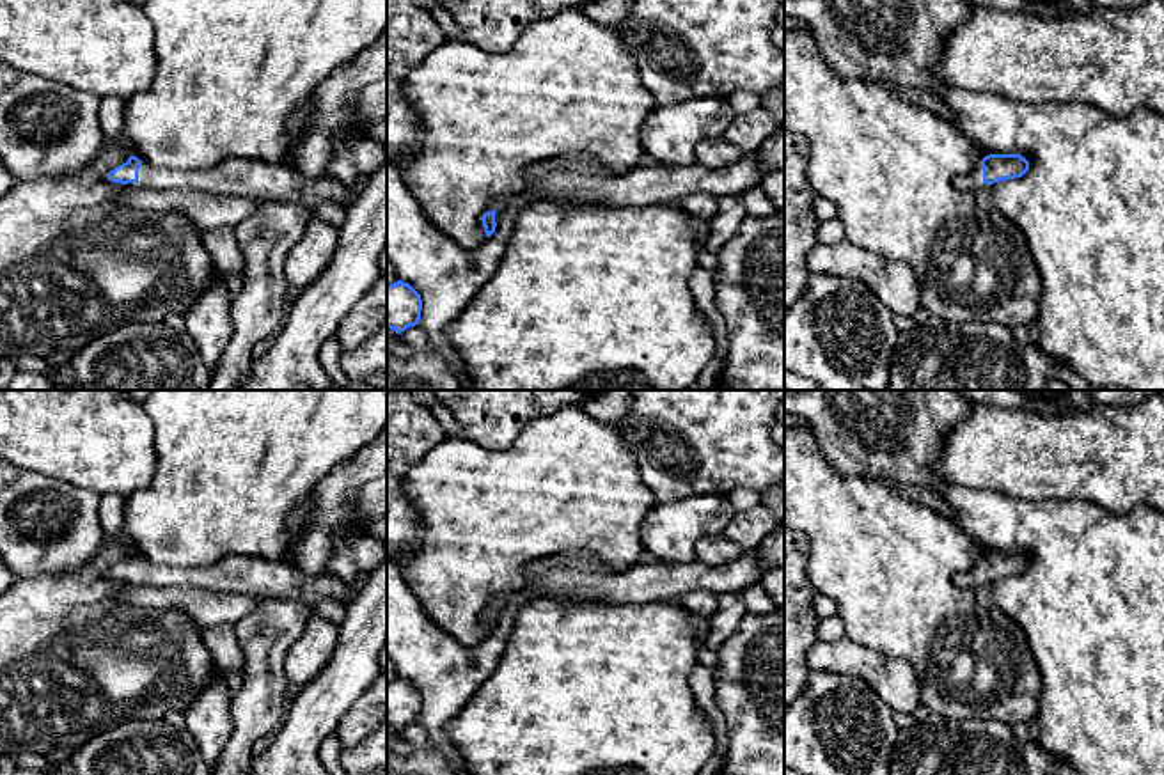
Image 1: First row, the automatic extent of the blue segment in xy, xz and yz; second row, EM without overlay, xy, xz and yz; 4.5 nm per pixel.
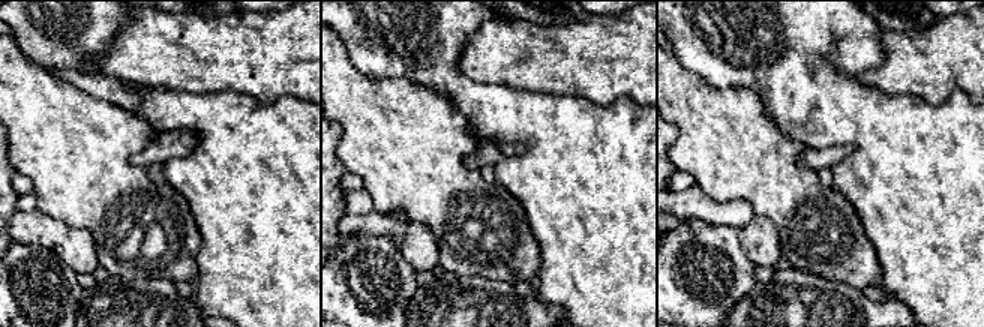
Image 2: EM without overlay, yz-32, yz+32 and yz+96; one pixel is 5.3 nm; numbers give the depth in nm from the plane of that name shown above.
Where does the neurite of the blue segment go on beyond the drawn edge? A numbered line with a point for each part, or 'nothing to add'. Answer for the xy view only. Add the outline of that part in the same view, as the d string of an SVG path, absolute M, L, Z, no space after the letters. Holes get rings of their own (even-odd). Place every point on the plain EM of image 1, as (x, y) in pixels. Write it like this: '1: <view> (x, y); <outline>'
1: xy (256, 577); M229 555L209 566L165 566L142 560L138 582L147 587L186 587L247 594L261 601L300 599L316 607L332 598L350 603L351 583L323 571L303 578L291 560L271 562L261 557Z

